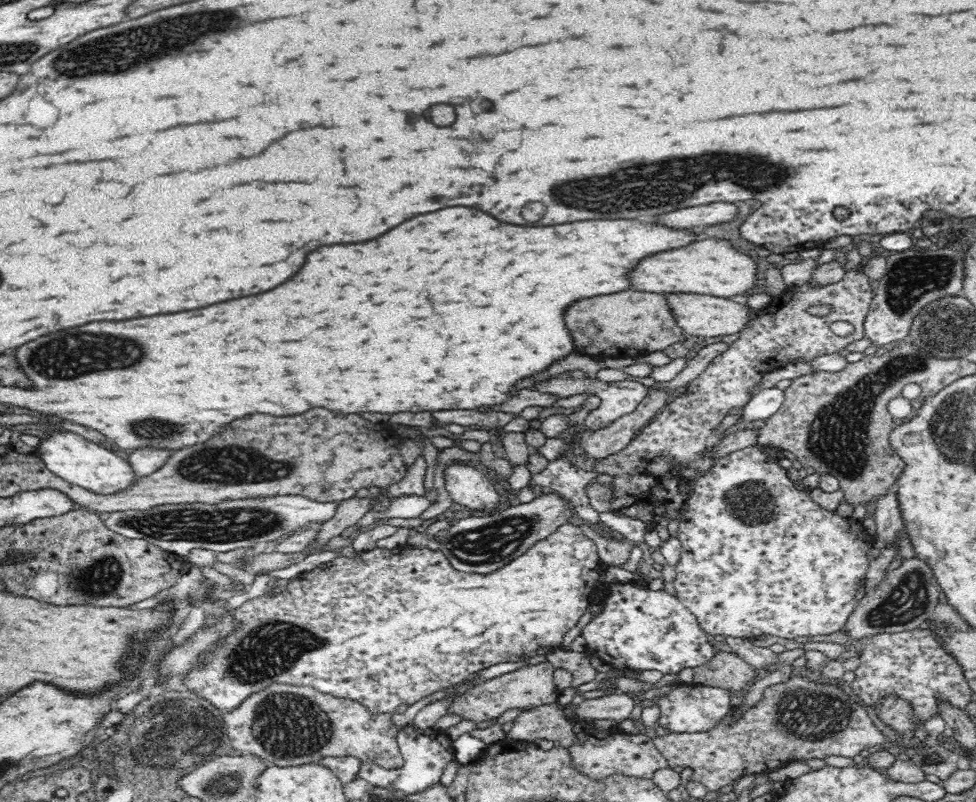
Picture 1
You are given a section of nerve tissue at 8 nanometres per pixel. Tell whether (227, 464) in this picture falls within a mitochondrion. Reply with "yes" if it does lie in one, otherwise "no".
yes

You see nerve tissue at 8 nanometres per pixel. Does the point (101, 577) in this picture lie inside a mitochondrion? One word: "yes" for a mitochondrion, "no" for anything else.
yes

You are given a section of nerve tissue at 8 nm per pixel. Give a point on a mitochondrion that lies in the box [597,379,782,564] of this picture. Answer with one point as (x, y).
(751, 501)

